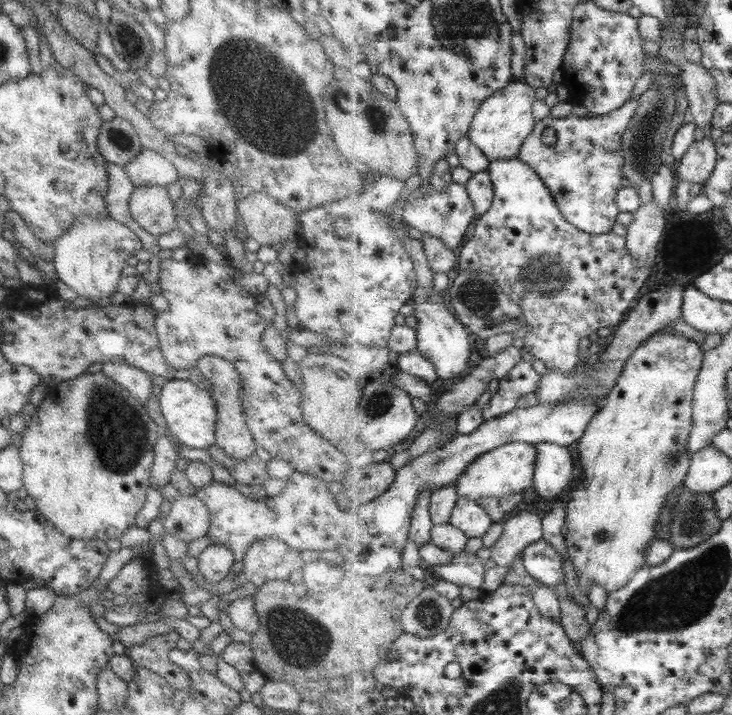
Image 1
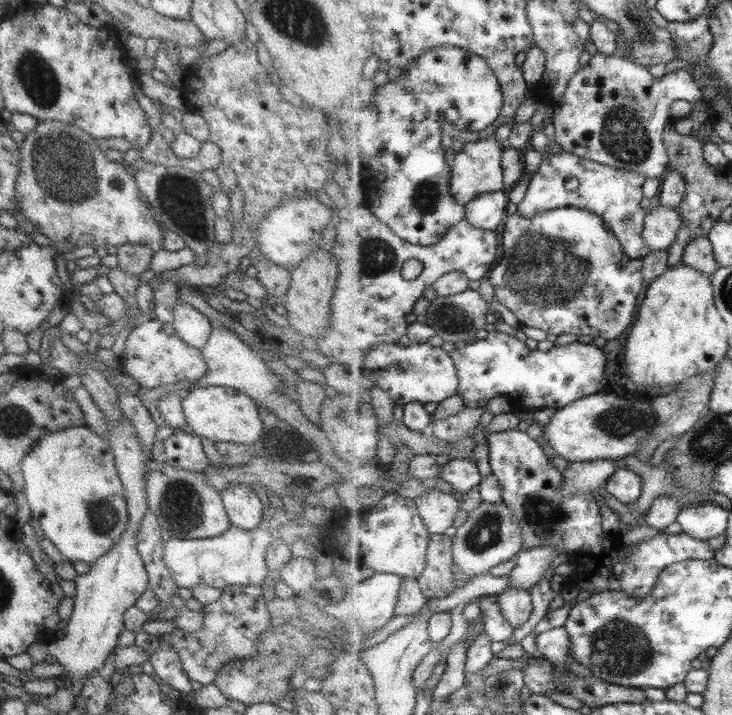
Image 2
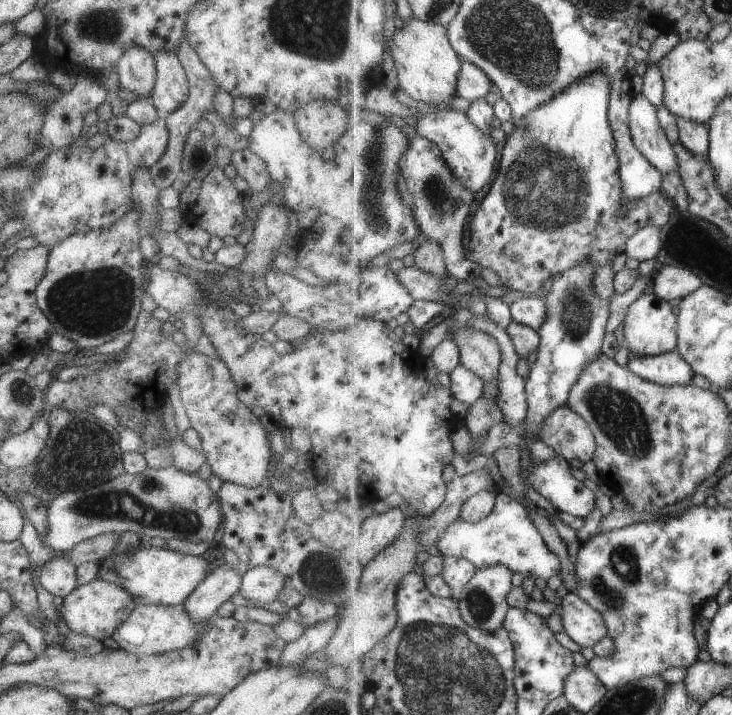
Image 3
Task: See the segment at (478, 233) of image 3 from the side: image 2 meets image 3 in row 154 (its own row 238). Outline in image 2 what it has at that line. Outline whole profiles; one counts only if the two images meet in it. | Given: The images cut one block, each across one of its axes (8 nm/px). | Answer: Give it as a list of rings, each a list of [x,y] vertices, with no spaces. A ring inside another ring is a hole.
[[[568,206],[561,208],[552,208],[551,210],[535,213],[532,217],[526,217],[521,213],[515,212],[510,217],[507,217],[504,224],[502,234],[502,250],[503,255],[500,258],[497,266],[494,267],[488,274],[487,278],[494,288],[496,300],[508,308],[518,319],[520,326],[531,326],[531,328],[540,328],[545,333],[561,336],[561,334],[587,334],[587,336],[609,338],[615,340],[626,332],[631,326],[635,312],[638,312],[639,296],[644,296],[645,293],[645,275],[644,275],[644,259],[631,258],[625,251],[617,235],[608,227],[608,224],[601,218],[601,215],[596,215],[593,211],[579,208],[576,206]]]

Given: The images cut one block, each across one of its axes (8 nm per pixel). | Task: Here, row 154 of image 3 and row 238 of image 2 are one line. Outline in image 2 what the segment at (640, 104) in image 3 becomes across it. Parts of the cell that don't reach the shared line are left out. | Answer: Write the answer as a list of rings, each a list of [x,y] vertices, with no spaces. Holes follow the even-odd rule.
[[[659,205],[646,216],[644,239],[653,251],[667,251],[675,242],[683,219],[679,208]]]

